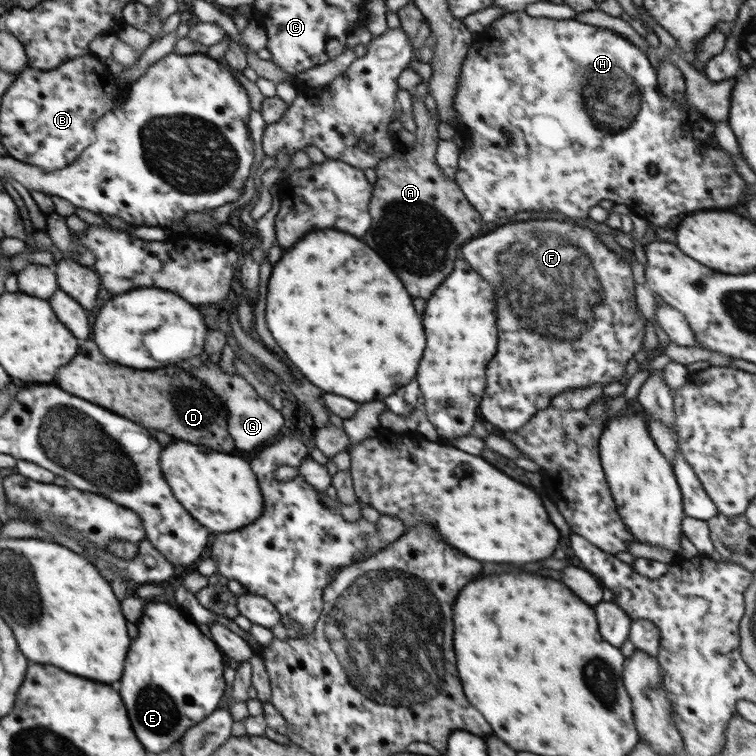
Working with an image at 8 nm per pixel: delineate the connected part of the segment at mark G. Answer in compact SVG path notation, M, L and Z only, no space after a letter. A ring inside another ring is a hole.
M206 364L202 368L192 368L190 374L204 380L206 386L210 386L211 392L216 393L218 400L226 402L226 410L230 414L228 418L228 433L234 439L234 445L240 450L260 450L260 448L279 438L284 425L284 418L280 410L276 410L265 399L262 399L254 387L238 374L222 372L214 364Z

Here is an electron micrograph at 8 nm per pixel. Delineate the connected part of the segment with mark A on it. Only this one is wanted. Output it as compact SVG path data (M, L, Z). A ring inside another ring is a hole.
M413 98L413 119L417 126L415 136L417 144L408 152L394 152L384 158L375 168L376 182L373 185L373 197L368 206L371 214L370 232L366 232L364 242L376 250L384 262L402 278L408 294L412 298L430 298L430 294L444 282L444 278L454 270L454 262L458 258L458 248L465 245L480 231L481 214L470 204L461 188L452 178L446 178L442 168L436 162L436 151L440 138L438 137L439 120L434 118L424 98Z

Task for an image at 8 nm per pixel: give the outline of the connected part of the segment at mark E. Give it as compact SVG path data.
M160 602L144 608L144 616L138 624L138 636L130 646L124 676L120 680L120 696L128 710L132 730L142 738L140 742L146 751L160 754L168 750L190 727L219 708L218 703L226 687L223 677L226 663L227 657L205 630L195 626L180 609Z

